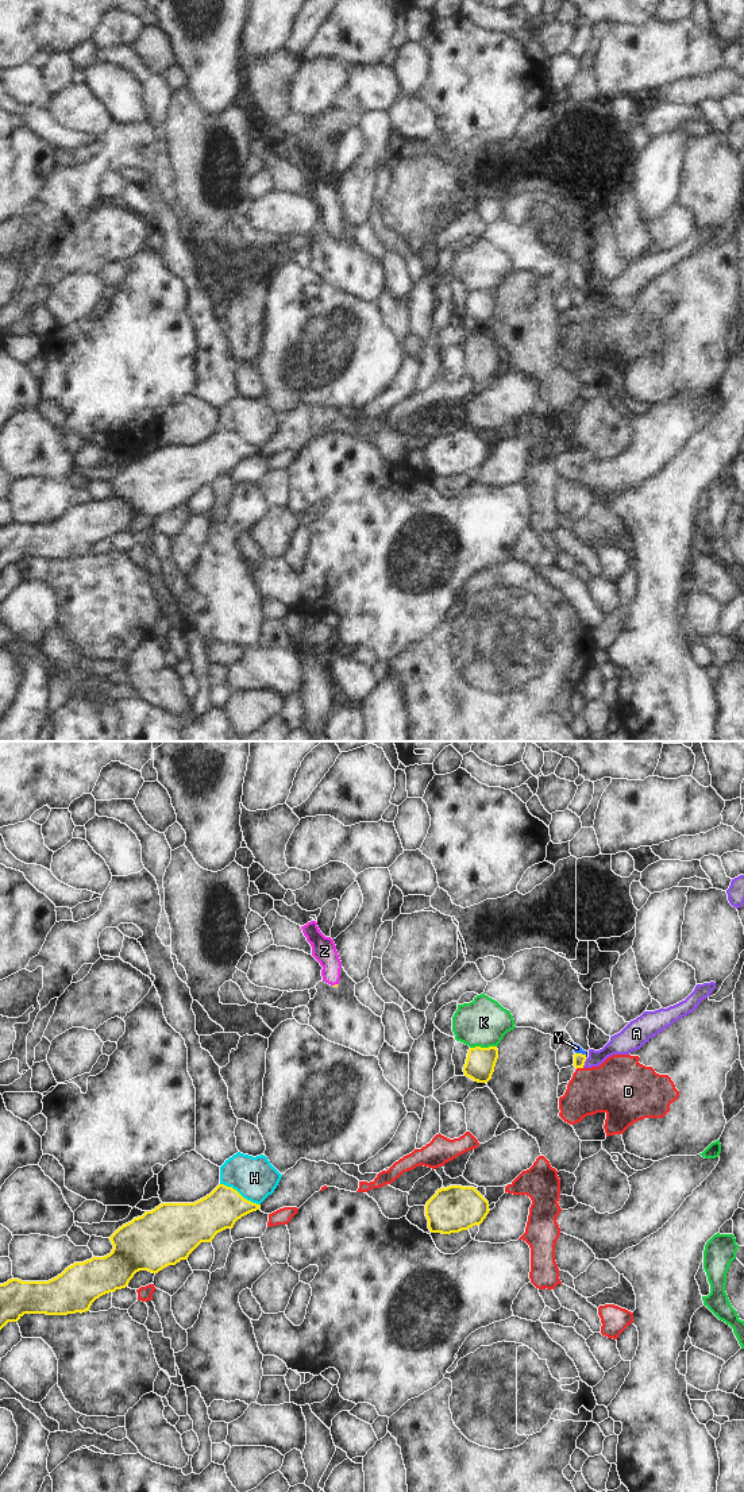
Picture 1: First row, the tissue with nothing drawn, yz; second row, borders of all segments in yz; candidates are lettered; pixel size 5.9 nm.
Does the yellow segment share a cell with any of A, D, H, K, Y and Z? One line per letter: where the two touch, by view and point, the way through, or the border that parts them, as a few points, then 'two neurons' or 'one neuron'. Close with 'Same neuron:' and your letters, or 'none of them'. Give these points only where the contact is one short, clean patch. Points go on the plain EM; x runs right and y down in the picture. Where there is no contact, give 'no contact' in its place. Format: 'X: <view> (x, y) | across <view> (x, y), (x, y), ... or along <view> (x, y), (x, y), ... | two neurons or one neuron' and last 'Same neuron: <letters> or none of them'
A: yz (583, 307) | along yz (586, 303), (582, 311) | two neurons
D: yz (579, 311) | two neurons
H: yz (239, 438) | two neurons
K: yz (482, 292) | two neurons
Y: yz (579, 297) | across yz (579, 303), (579, 297), (577, 292) | one neuron
Z: yz (335, 228) | across yz (335, 228), (331, 207), (324, 195) | one neuron
Same neuron: Y, Z

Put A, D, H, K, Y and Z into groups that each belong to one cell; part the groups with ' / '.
A / D / H / K / Y Z

